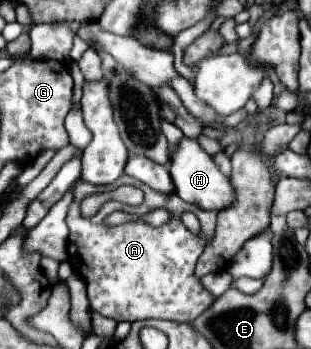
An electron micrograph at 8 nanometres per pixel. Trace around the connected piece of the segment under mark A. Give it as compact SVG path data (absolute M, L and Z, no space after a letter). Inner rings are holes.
M122 175L114 187L134 185L144 191L144 203L138 207L128 207L124 203L108 201L92 219L84 219L80 215L80 201L88 195L102 193L106 187L92 187L92 183L80 183L74 189L74 201L70 205L66 223L70 227L68 239L68 257L74 259L74 267L82 265L82 277L88 285L88 301L90 307L116 321L138 321L138 319L170 319L178 323L192 323L198 315L202 315L212 303L214 297L204 289L200 279L194 275L194 267L204 247L212 241L216 227L216 211L202 211L196 205L184 203L176 193L164 195L148 185ZM166 207L172 213L182 213L188 209L196 209L196 217L200 219L200 233L192 235L180 219L172 219L162 227L150 227L142 221L126 223L120 227L106 227L104 217L112 211L128 211L128 213L148 213L152 209Z

